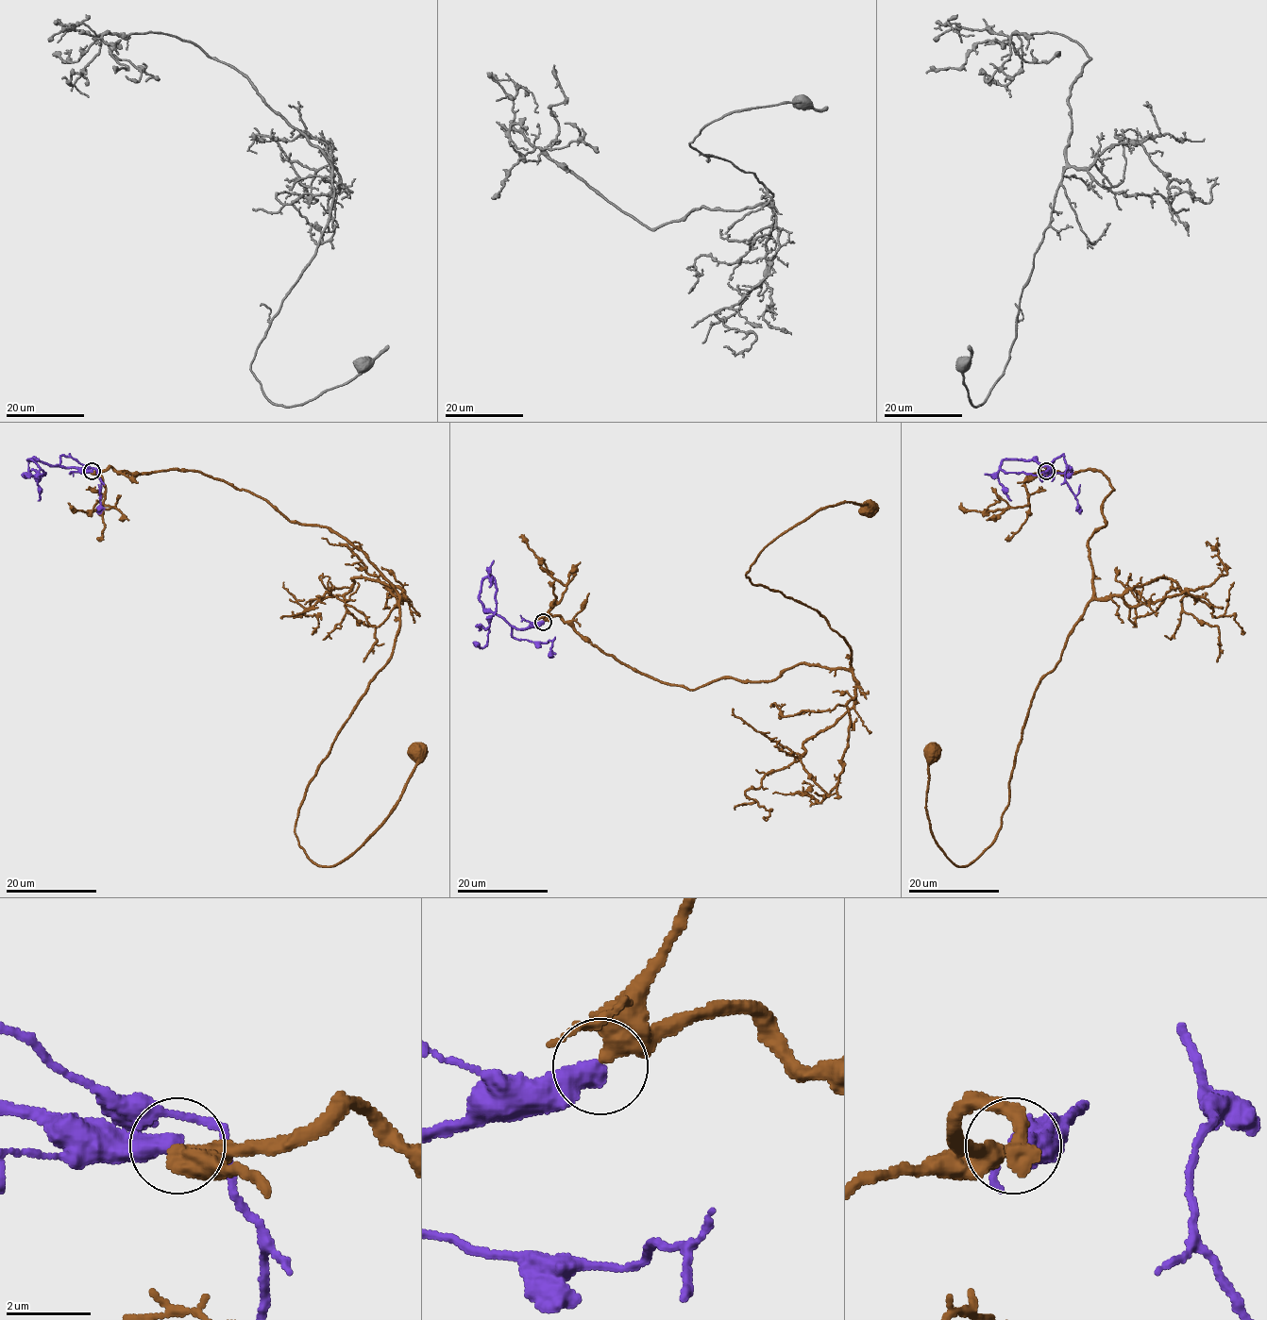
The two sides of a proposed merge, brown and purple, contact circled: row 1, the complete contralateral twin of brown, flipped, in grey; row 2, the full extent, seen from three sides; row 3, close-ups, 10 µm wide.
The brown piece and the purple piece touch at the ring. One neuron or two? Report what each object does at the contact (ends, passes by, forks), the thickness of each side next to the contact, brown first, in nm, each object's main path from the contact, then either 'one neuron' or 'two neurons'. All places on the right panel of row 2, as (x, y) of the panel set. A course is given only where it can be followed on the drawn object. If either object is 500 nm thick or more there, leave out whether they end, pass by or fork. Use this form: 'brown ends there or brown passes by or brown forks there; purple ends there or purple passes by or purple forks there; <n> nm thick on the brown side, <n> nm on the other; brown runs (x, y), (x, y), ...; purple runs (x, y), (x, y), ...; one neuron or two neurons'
480 nm thick on the brown side, 500 nm on the other; brown runs (1045, 471), (1113, 489), (1088, 541), (1092, 600), (969, 865), (932, 833), (931, 752); purple runs (1045, 471), (1054, 467), (1023, 459), (1005, 459), (1000, 468), (1047, 476), (1068, 469), (1072, 472), (1067, 476); one neuron

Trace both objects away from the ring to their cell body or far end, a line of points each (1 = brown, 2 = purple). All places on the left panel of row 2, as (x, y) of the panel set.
1: (92, 471), (199, 471), (329, 527), (395, 590), (391, 658), (296, 818), (317, 865), (380, 825), (418, 752)
2: (92, 471), (52, 466), (27, 459), (45, 474), (38, 476), (35, 469), (21, 476)

